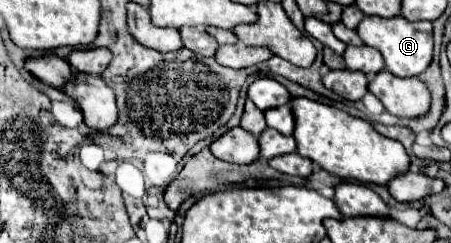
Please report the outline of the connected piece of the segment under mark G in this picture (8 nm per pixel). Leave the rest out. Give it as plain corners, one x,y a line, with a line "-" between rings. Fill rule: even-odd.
365,16
359,24
357,34
367,46
377,48
387,64
387,70
395,76
419,76
429,62
433,60
433,26
429,22
409,22
403,16
397,18
379,18
379,16

